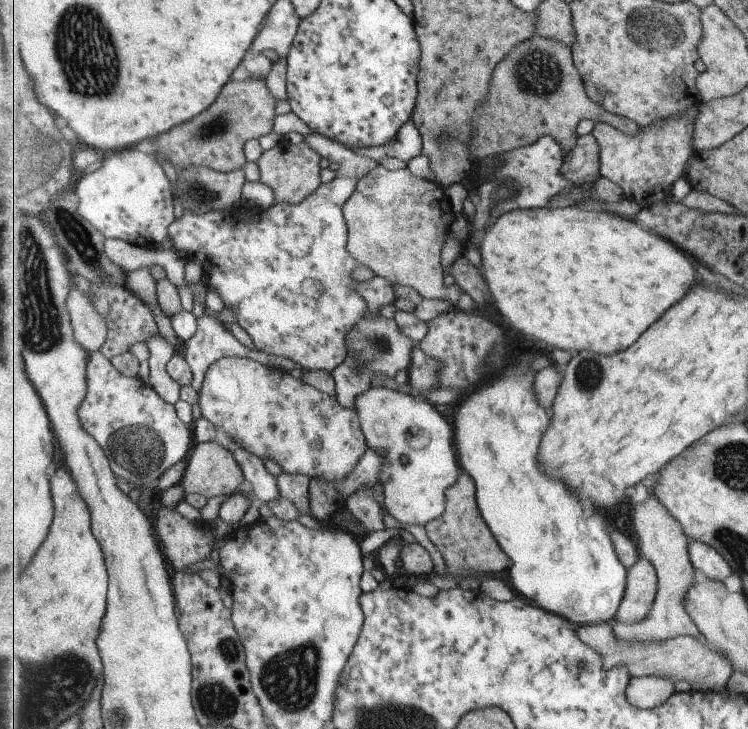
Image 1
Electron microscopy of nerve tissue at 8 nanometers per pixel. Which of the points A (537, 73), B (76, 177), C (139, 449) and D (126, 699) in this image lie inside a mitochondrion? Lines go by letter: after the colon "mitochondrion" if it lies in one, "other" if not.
A: mitochondrion
B: other
C: mitochondrion
D: other

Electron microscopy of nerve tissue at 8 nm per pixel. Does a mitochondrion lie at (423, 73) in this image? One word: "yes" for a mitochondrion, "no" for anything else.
no

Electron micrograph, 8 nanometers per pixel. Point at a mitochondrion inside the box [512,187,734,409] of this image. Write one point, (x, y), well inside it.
(592, 377)

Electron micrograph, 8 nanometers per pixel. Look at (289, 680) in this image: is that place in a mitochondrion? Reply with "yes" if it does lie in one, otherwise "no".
yes

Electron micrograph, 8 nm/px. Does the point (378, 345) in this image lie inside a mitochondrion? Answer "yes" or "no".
yes

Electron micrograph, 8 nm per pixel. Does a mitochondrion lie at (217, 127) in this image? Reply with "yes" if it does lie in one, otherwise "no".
yes

